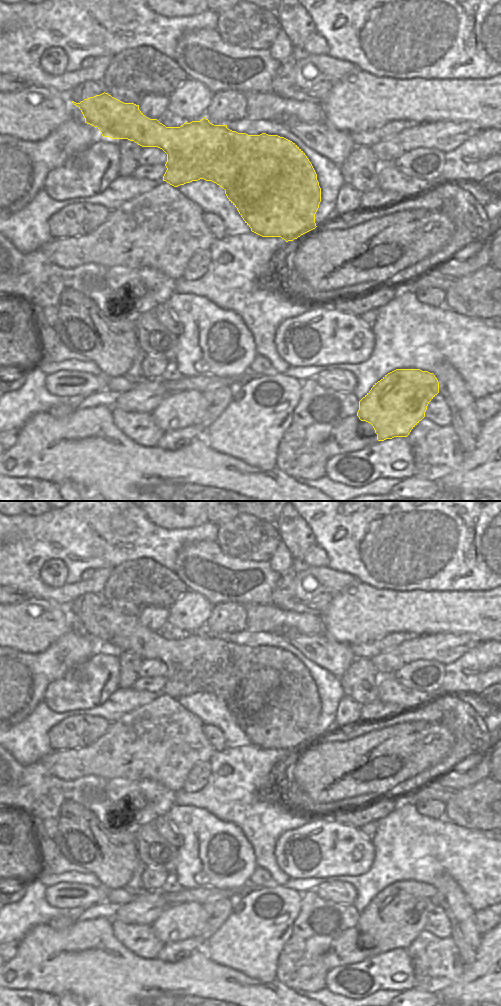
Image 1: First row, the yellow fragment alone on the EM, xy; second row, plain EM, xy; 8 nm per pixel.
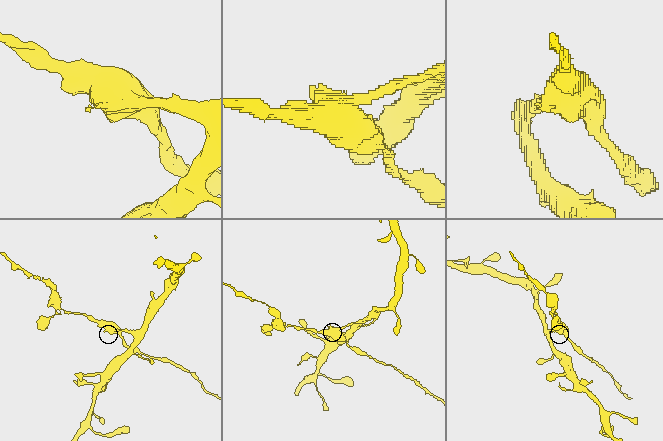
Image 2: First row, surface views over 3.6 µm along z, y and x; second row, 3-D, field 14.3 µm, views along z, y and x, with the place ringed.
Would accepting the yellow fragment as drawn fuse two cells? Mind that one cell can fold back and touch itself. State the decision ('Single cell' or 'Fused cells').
Fused cells

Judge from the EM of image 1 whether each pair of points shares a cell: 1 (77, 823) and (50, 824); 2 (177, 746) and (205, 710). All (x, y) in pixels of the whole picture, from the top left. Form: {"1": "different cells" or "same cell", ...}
{"1": "different cells", "2": "different cells"}

